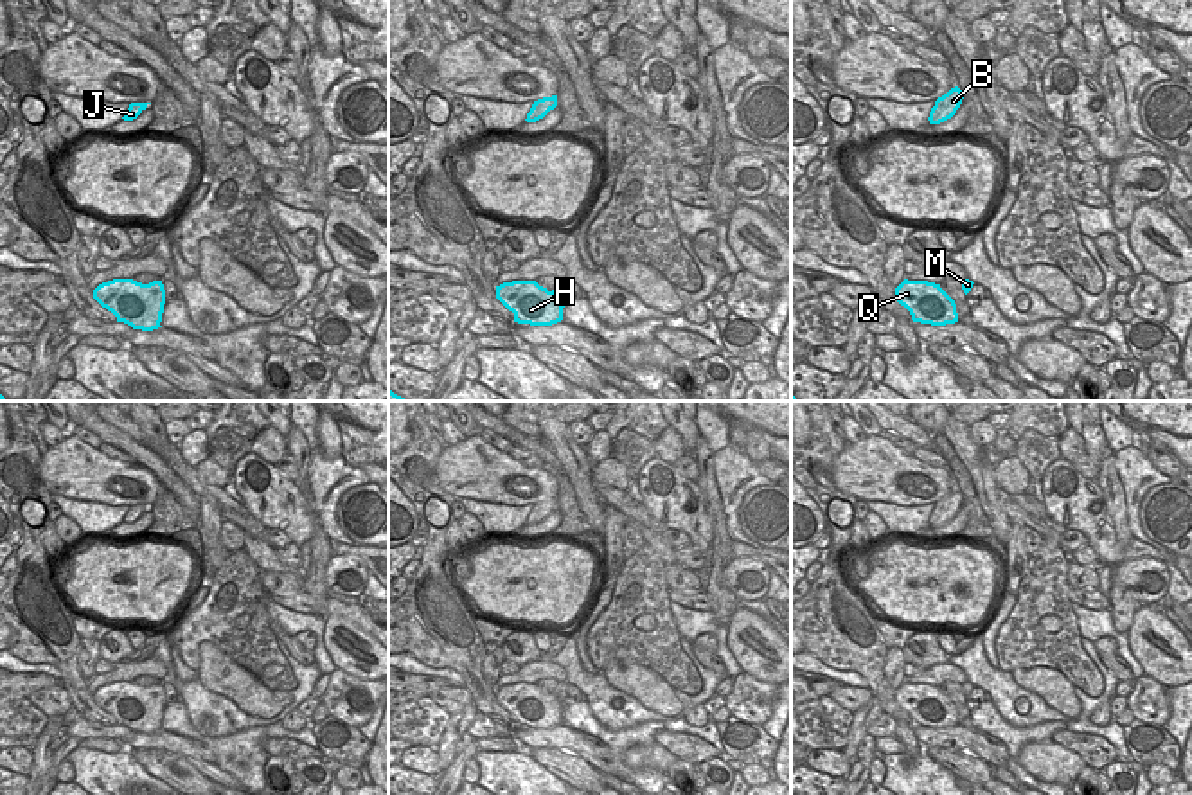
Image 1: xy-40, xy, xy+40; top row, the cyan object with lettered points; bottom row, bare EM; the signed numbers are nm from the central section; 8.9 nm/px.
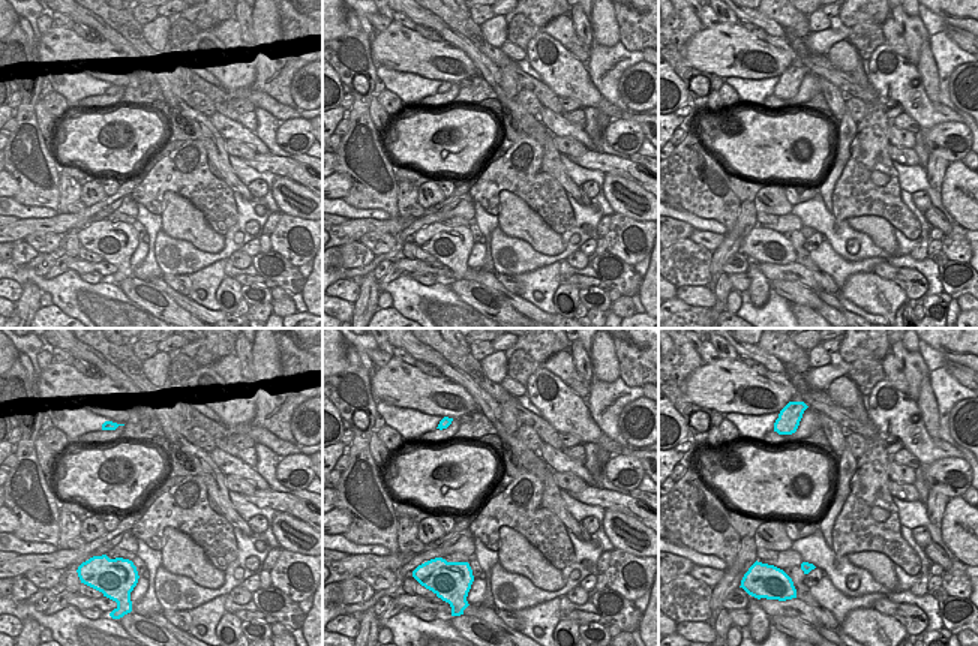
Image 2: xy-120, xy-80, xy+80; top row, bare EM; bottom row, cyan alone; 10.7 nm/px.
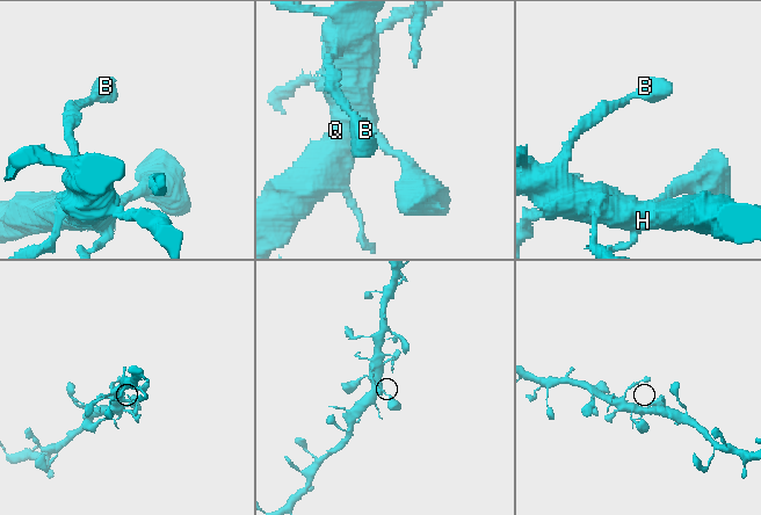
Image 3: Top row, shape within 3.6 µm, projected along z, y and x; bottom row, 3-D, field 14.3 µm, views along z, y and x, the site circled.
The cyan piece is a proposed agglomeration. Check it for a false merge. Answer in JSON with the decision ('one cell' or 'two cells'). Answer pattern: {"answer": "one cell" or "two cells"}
{"answer": "one cell"}

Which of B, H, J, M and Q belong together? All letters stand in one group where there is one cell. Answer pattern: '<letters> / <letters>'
B H J M Q

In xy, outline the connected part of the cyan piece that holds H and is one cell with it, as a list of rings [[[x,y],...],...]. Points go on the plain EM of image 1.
[[[566,682],[548,694],[536,683],[512,683],[496,689],[496,701],[514,716],[514,725],[552,728],[563,723]]]

